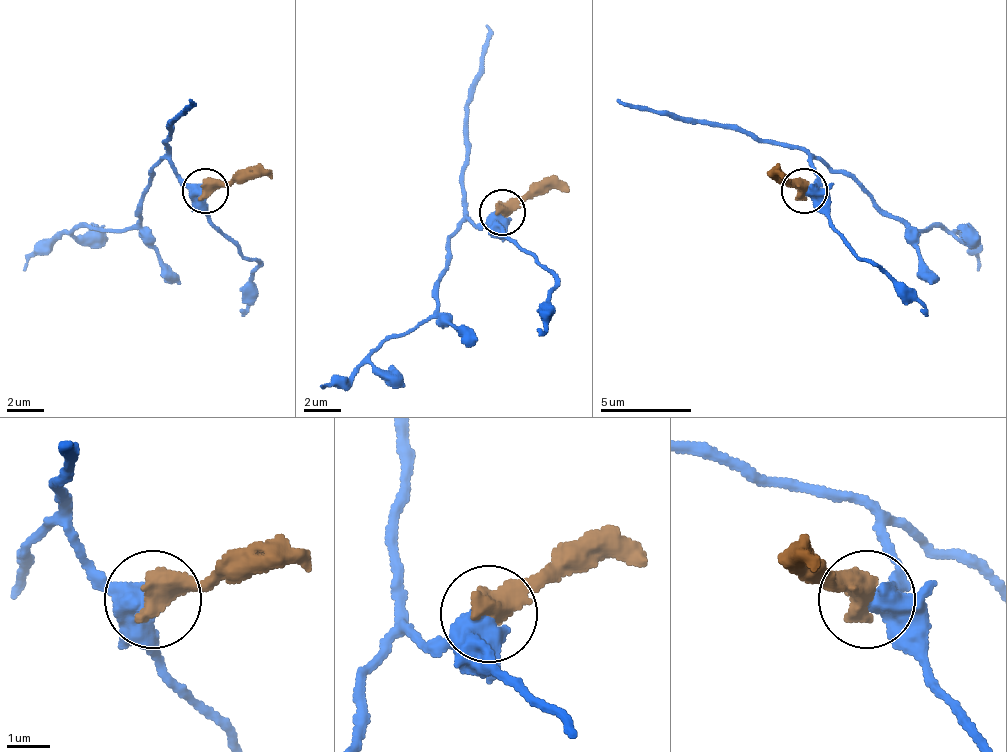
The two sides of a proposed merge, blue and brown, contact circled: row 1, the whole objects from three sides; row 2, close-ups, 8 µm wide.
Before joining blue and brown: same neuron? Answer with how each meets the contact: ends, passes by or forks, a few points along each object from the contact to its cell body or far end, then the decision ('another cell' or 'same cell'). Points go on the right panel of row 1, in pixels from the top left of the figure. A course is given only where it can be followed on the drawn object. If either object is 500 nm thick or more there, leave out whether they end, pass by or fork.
blue runs (803, 192), (817, 178), (812, 164), (826, 160), (885, 214), (913, 228), (954, 228), (977, 269); brown runs (803, 192), (776, 169); another cell

